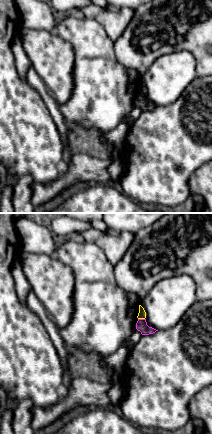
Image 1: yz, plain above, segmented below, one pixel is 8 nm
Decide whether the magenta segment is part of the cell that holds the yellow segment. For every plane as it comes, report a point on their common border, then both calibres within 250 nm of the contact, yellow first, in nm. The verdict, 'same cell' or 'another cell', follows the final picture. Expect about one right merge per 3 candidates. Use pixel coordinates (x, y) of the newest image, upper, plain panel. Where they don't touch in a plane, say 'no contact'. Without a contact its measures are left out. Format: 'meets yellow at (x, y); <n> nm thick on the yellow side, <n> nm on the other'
meets yellow at (141, 94); 60 nm thick on the yellow side, 90 nm on the other

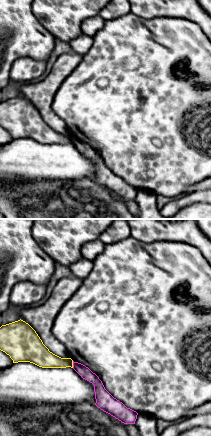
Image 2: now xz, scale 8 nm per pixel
meets yellow at (72, 140); 160 nm thick on the yellow side, 90 nm on the other

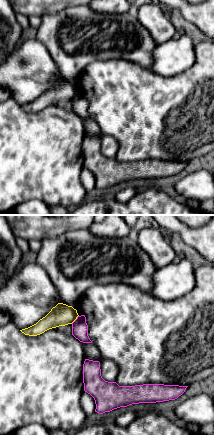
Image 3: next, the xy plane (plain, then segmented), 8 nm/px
meets yellow at (75, 95); 170 nm thick on the yellow side, 130 nm on the other

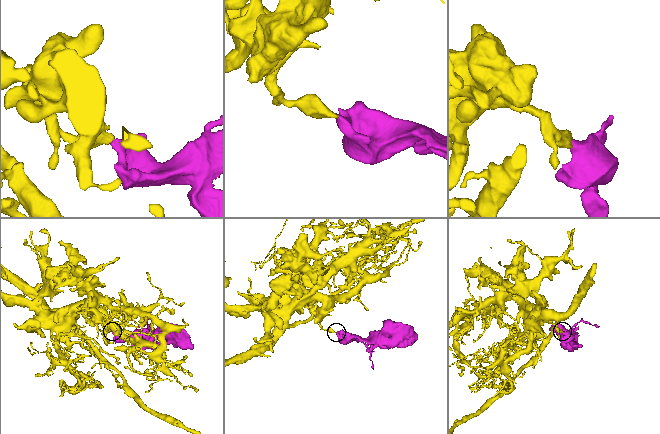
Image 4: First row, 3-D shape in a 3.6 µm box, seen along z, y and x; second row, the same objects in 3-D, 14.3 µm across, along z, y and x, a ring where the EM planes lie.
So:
another cell

